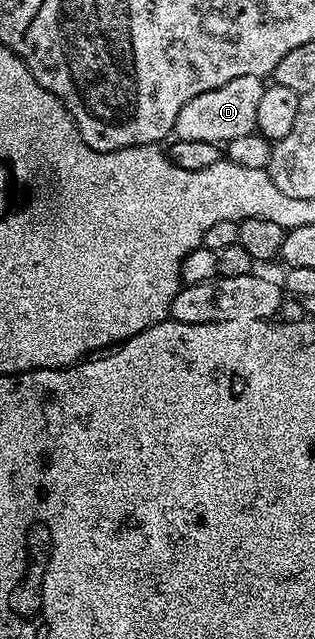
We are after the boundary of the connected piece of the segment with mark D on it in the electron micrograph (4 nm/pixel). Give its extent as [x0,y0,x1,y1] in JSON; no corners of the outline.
[175,76,265,146]

